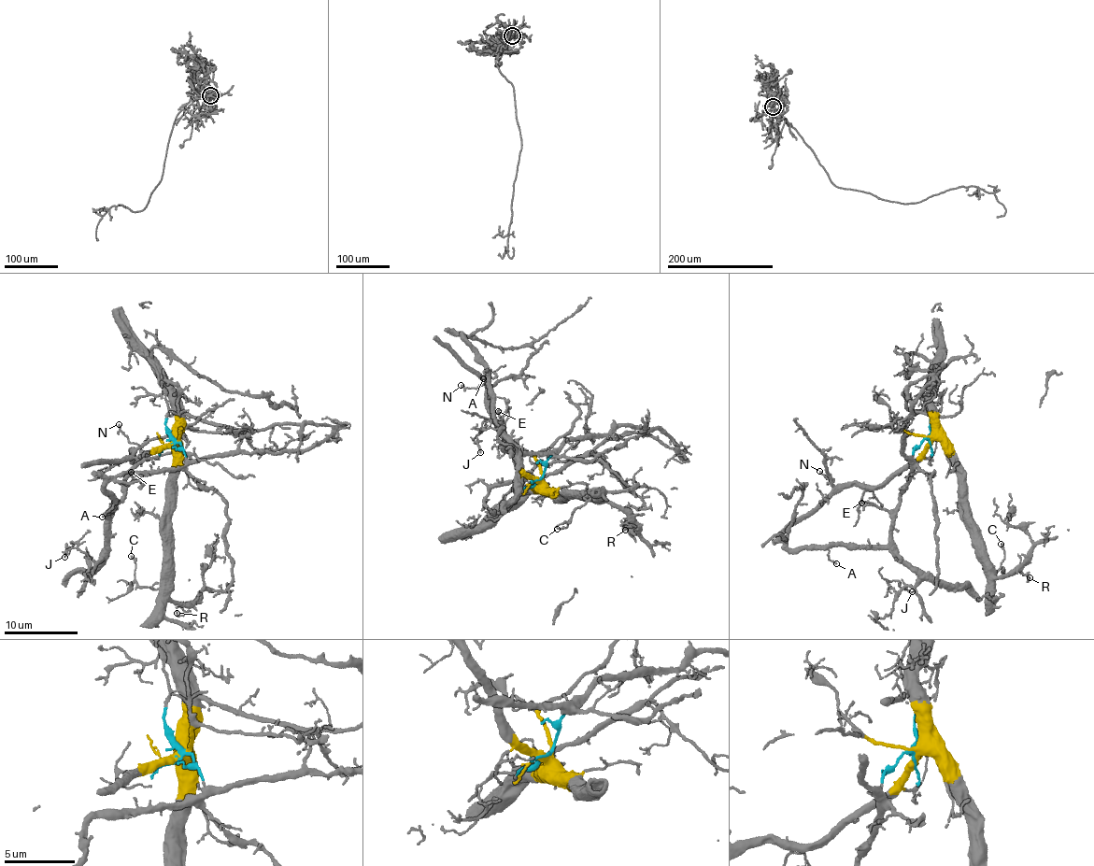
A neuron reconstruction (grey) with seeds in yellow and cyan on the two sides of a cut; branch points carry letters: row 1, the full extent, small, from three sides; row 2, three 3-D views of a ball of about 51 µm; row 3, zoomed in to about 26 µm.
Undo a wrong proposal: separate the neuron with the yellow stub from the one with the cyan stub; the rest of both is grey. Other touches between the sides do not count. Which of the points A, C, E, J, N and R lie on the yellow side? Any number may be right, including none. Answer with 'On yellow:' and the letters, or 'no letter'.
On yellow: C, N, R

